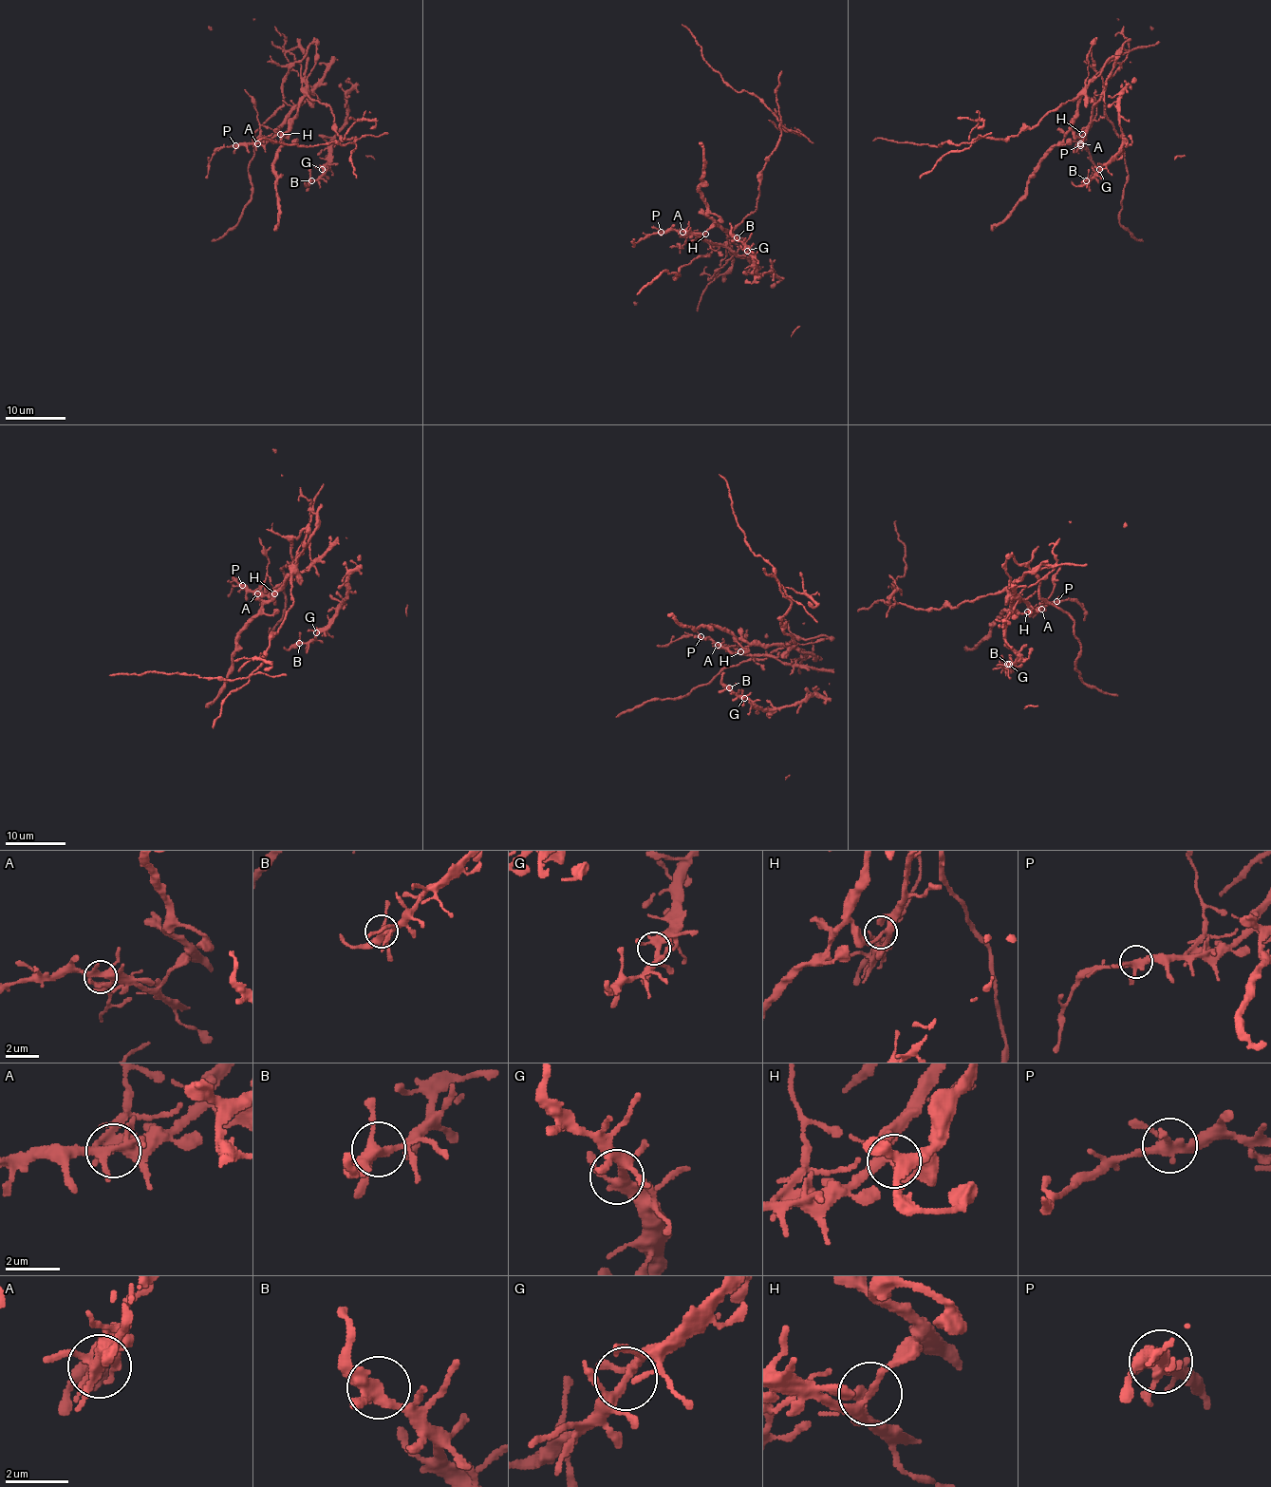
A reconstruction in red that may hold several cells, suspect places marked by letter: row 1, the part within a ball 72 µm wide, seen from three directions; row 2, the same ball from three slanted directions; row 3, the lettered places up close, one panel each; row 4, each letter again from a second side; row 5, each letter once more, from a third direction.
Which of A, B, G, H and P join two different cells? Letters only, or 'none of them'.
H

